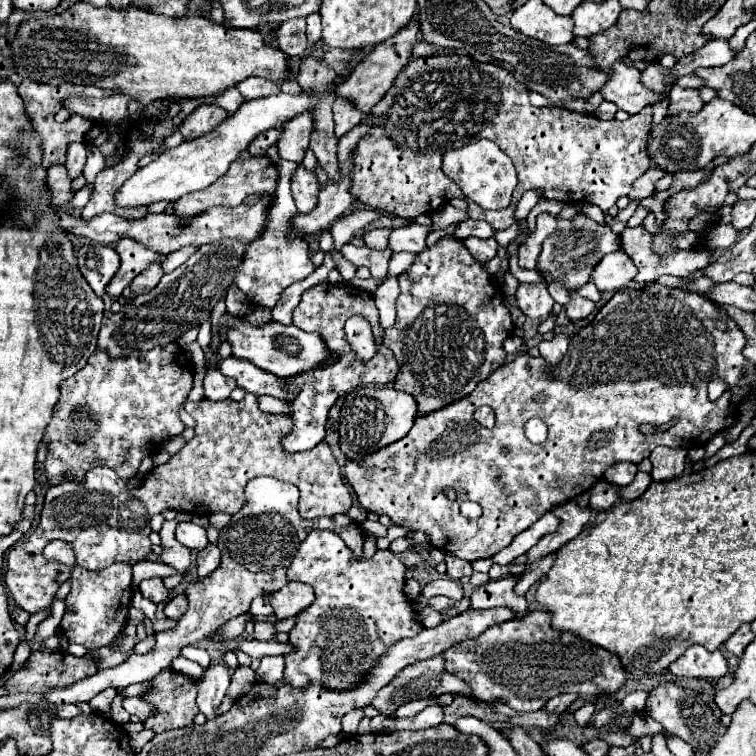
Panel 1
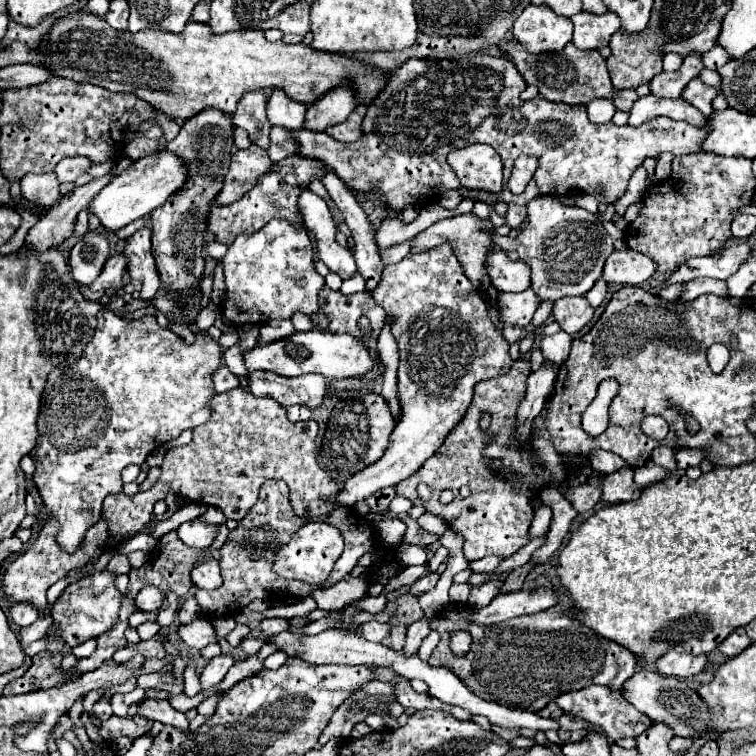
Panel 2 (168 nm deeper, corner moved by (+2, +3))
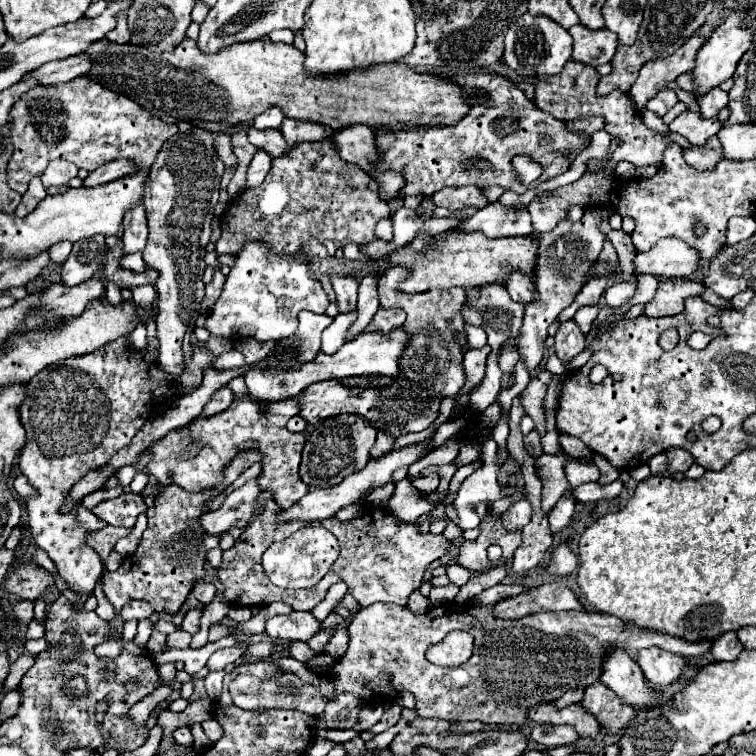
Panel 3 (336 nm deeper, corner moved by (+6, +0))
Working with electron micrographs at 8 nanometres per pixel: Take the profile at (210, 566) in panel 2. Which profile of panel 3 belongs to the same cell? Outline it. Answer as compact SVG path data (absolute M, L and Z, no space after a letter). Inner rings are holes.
M198 582L198 584L194 586L192 594L198 598L198 602L200 602L202 606L206 606L206 604L210 604L212 598L216 596L216 588L214 588L214 584L210 584L210 582Z

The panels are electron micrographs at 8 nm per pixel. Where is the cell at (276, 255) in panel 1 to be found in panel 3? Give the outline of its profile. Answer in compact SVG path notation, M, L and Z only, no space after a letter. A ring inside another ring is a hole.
M250 242L236 256L224 290L212 306L204 328L212 336L222 338L256 338L260 342L280 340L296 332L300 310L324 314L328 304L322 284L310 276L306 262L268 252L268 246L262 242Z

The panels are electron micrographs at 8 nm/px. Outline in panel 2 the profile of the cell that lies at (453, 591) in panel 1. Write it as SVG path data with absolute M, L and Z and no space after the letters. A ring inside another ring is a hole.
M454 583L450 587L450 603L452 605L466 605L466 599L468 599L468 593L470 593L470 585L468 583Z

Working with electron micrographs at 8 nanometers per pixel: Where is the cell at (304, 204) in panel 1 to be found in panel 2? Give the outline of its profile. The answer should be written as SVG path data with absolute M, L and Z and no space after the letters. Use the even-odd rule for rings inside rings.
M304 189L298 197L298 207L304 217L306 227L316 237L316 255L326 263L326 267L334 273L338 273L342 279L348 279L356 273L356 261L352 257L352 251L342 247L336 241L336 225L332 221L330 209L322 197L318 197L314 191Z

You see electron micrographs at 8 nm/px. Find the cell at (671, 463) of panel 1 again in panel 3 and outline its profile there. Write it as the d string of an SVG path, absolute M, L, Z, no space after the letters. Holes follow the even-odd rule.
M656 454L656 456L652 456L650 458L650 462L648 462L648 466L650 466L650 470L652 470L652 474L668 474L668 460L666 460L666 454Z

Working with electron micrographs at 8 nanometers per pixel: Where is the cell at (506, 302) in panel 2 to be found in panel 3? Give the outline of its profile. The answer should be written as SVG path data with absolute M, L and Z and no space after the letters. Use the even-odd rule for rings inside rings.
M484 286L476 302L464 302L462 316L466 324L484 328L488 344L498 350L508 338L518 338L524 306L514 302L504 286Z

